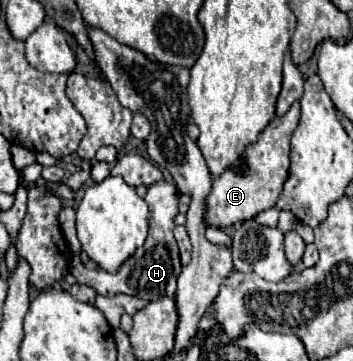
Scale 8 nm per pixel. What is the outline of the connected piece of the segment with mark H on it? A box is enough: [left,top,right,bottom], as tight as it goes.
[69,179,181,301]

